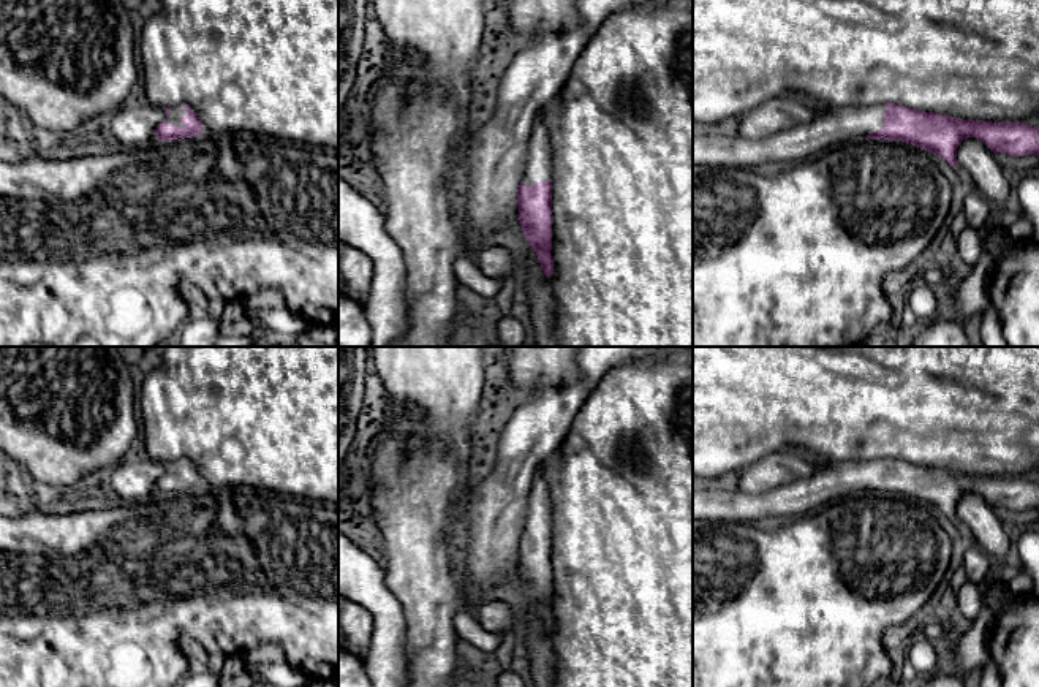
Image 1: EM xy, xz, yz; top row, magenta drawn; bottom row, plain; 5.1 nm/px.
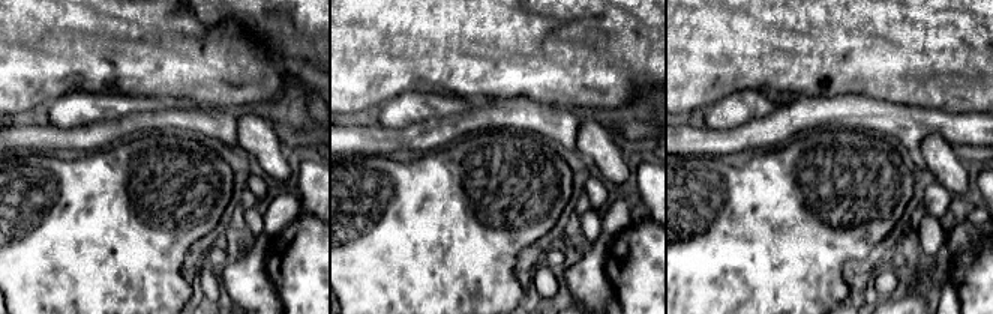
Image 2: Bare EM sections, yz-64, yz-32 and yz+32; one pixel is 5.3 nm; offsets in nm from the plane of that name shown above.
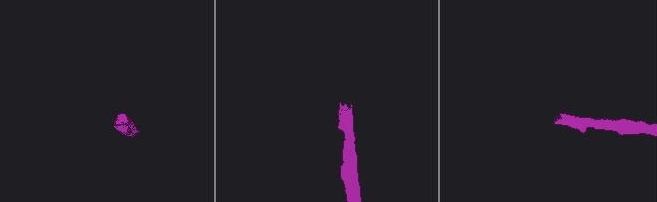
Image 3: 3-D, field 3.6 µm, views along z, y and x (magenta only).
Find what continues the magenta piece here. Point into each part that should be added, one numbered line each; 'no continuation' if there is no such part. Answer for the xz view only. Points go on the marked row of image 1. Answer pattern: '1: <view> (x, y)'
1: xz (538, 162)

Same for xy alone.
1: xy (177, 113)

